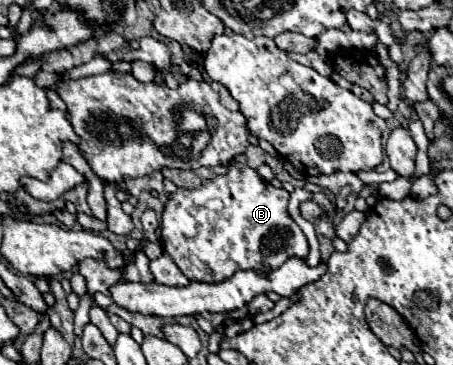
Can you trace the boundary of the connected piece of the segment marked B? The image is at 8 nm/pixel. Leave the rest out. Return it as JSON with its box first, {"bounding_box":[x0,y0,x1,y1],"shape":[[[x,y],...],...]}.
{"bounding_box":[160,162,308,282],"shape":[[[230,162],[230,170],[224,176],[206,180],[198,188],[178,188],[174,194],[170,194],[160,222],[164,250],[172,256],[186,278],[204,282],[226,280],[238,270],[256,268],[264,272],[264,268],[278,268],[284,260],[288,260],[288,256],[306,258],[308,240],[288,214],[288,196],[290,194],[284,188],[274,188],[270,182],[264,182],[256,170],[248,168],[246,164]]]}

